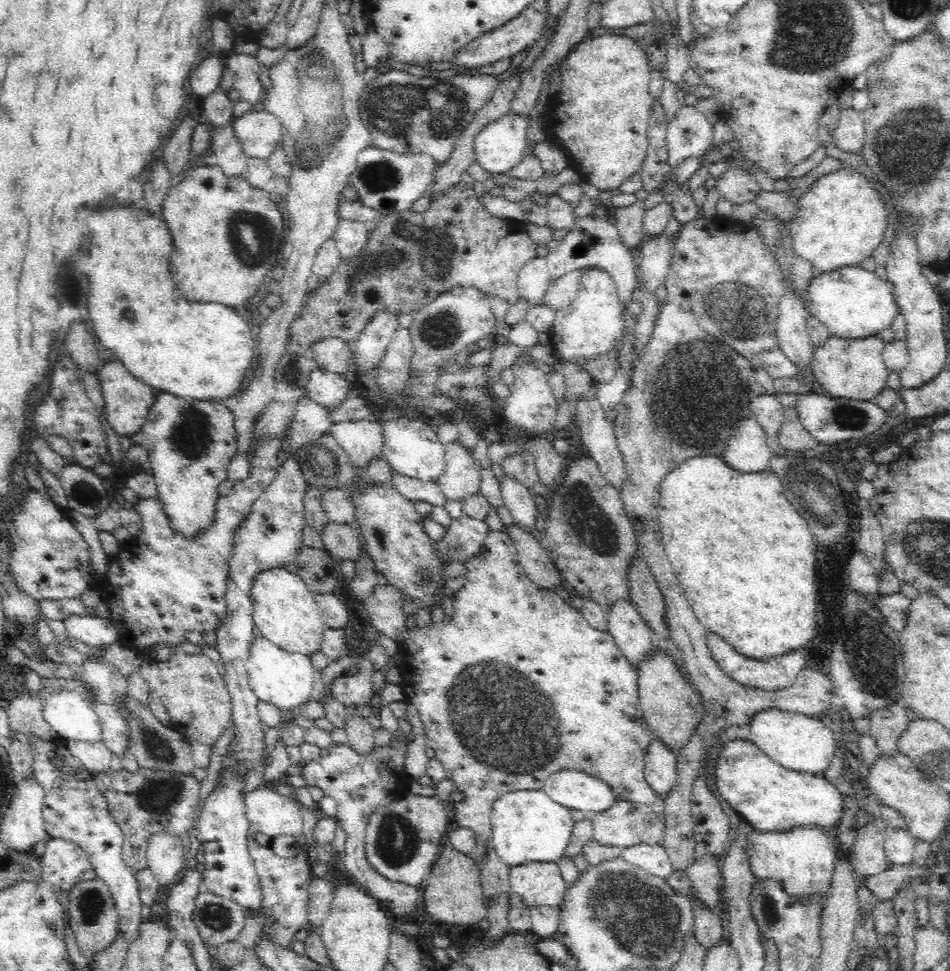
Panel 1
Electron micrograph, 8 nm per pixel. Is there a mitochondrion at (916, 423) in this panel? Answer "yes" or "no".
no

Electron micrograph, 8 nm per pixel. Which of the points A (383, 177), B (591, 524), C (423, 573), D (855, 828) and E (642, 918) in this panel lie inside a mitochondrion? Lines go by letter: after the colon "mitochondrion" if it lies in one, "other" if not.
A: mitochondrion
B: mitochondrion
C: mitochondrion
D: other
E: mitochondrion

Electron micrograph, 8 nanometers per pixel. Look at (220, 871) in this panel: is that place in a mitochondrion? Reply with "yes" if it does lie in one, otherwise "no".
no

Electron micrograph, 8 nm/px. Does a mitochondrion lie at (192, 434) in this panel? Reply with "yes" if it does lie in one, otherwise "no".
yes

